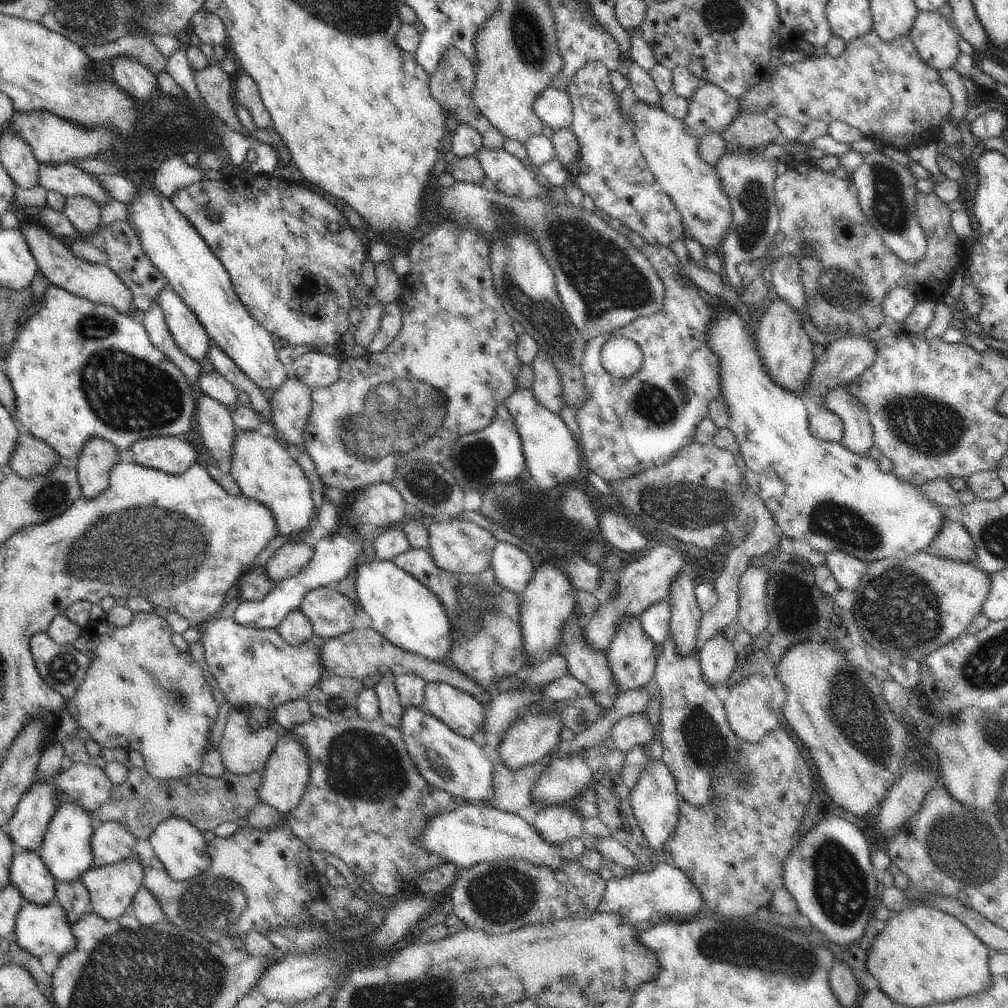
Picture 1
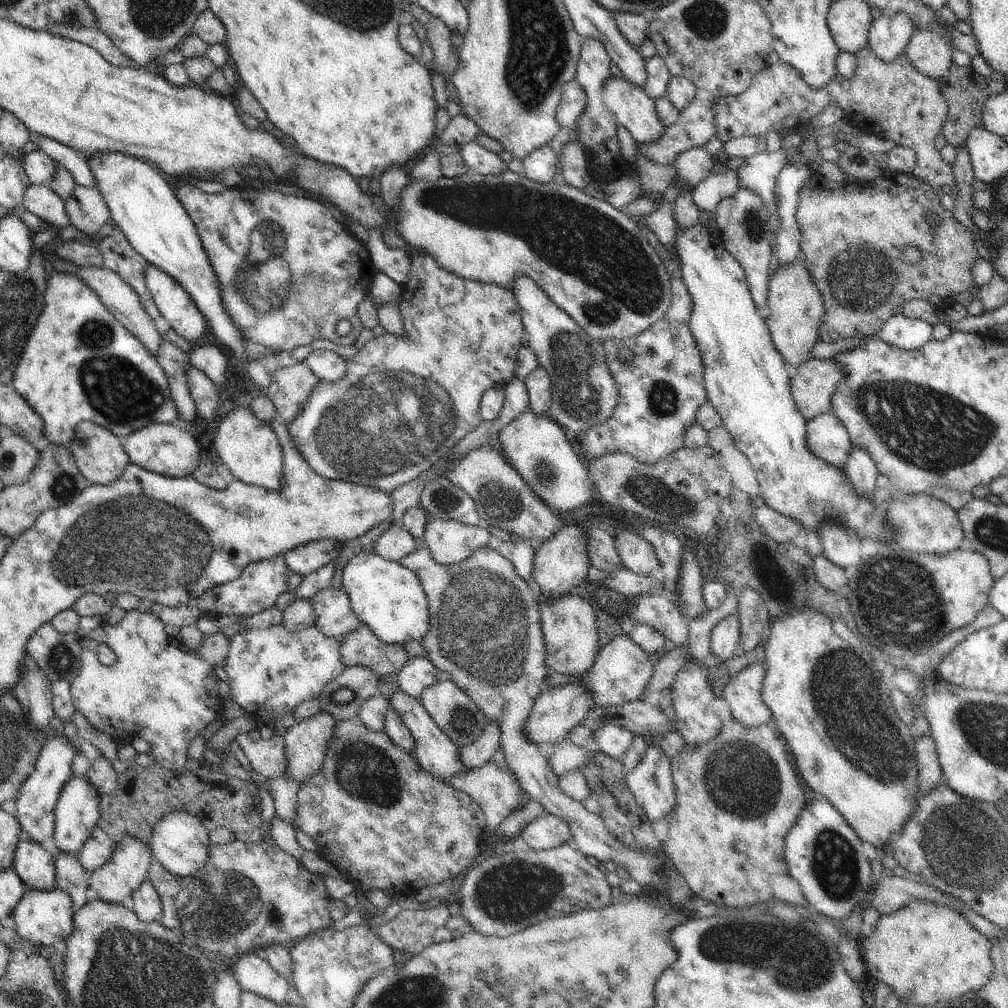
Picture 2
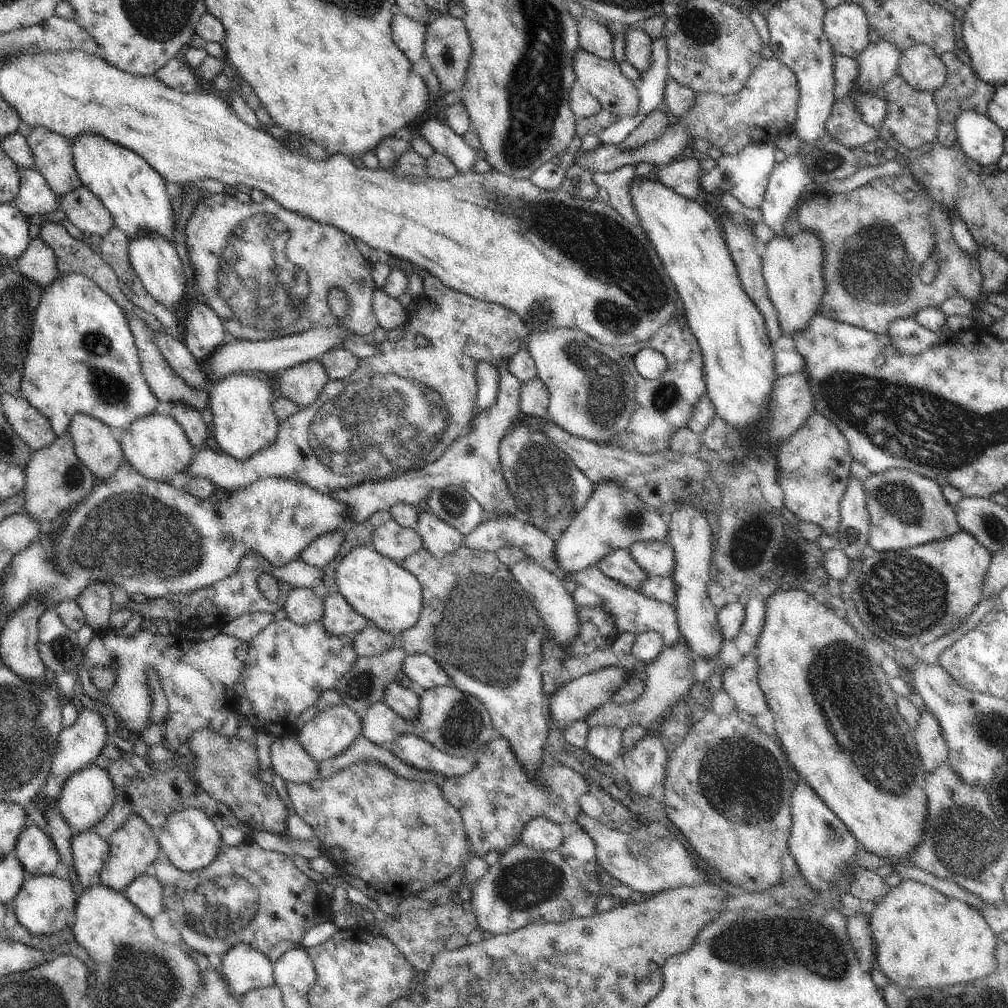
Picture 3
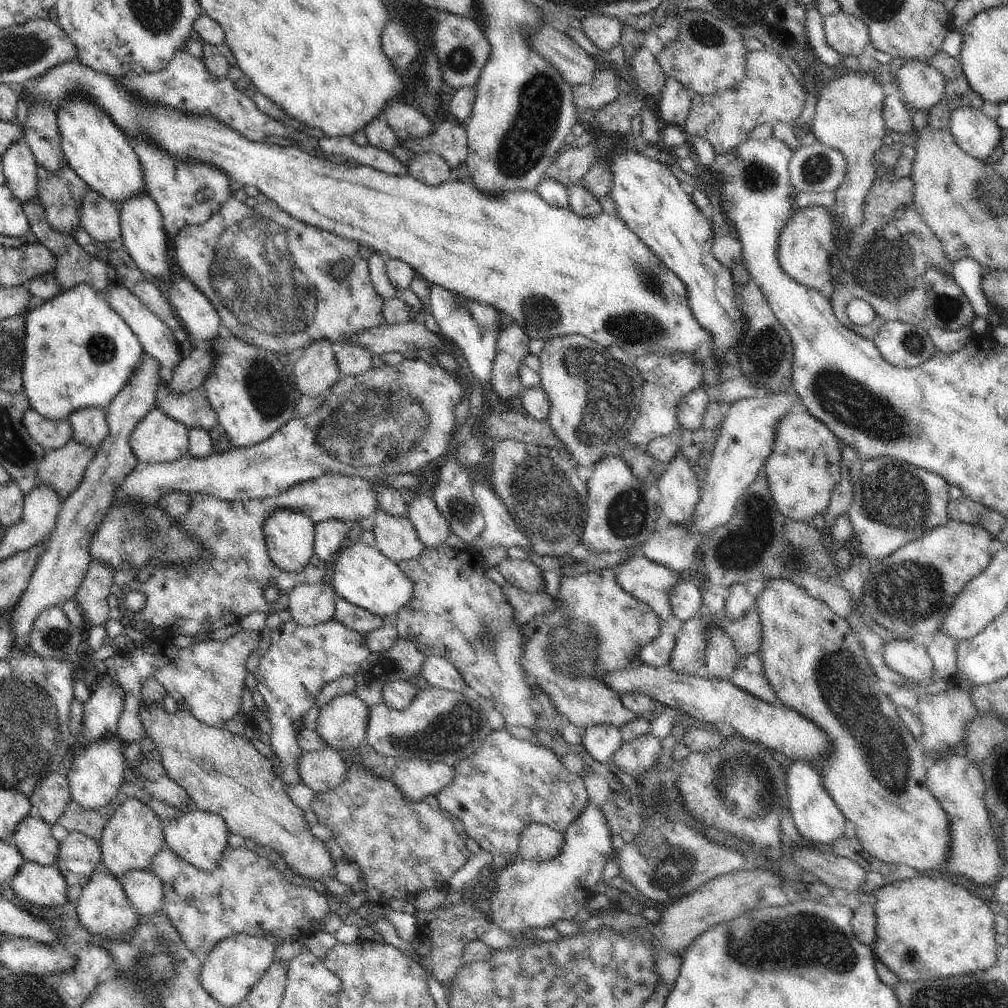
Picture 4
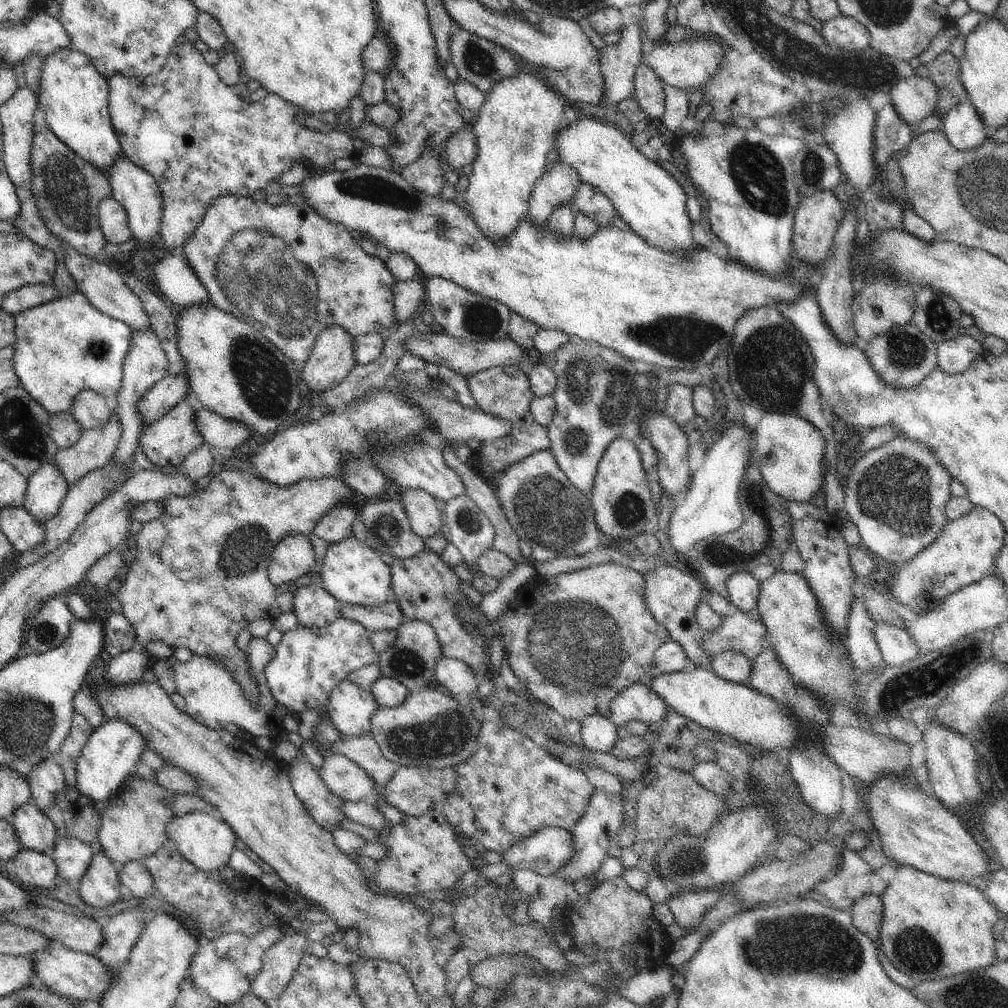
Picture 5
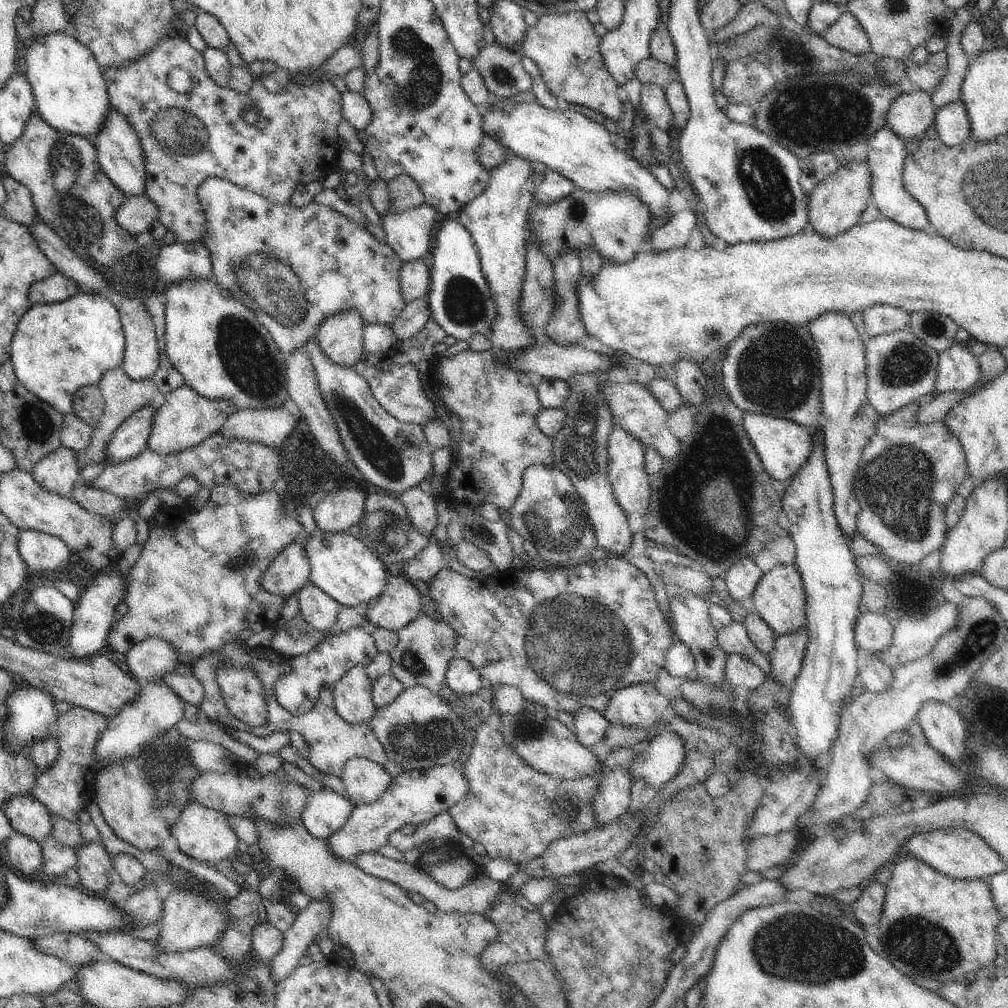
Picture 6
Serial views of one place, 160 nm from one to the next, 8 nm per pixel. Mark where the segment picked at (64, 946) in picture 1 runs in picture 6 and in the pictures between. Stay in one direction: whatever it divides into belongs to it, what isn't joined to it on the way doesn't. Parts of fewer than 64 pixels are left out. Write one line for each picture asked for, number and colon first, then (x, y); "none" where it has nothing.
2: (43, 917)
3: (45, 905)
4: (44, 887)
5: (34, 869)
6: (25, 853)

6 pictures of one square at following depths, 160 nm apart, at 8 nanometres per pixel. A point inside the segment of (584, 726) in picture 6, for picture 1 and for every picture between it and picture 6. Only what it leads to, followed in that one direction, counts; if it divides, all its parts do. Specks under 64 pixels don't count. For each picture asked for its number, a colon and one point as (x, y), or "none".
1: (636, 729)
2: (613, 740)
3: (605, 743)
4: (600, 741)
5: (599, 733)

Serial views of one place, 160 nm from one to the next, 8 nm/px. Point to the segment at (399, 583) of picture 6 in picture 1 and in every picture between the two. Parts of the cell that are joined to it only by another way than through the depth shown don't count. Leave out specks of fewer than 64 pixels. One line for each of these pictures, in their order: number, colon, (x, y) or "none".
1: (331, 614)
2: (335, 618)
3: (340, 618)
4: (362, 621)
5: (389, 616)

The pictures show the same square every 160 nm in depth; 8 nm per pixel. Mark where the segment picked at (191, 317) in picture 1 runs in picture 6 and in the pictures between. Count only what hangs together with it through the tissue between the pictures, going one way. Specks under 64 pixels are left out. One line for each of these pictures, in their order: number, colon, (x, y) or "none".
2: (178, 312)
3: (153, 258)
4: (142, 231)
5: (136, 191)
6: (120, 154)

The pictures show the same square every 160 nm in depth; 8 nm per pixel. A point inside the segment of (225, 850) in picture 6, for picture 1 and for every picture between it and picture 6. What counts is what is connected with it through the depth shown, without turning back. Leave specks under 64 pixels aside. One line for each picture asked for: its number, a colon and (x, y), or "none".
1: (180, 846)
2: (179, 842)
3: (189, 838)
4: (200, 837)
5: (207, 842)

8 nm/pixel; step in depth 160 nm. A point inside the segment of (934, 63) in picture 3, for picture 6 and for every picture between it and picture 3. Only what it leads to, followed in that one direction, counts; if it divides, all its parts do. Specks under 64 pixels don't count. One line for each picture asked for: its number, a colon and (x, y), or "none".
4: (921, 86)
5: (915, 98)
6: (911, 115)

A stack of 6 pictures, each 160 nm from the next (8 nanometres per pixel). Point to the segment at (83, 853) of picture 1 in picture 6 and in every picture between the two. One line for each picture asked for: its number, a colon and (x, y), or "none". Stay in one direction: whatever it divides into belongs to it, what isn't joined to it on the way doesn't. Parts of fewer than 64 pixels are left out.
2: (76, 814)
3: (88, 794)
4: (97, 773)
5: (113, 753)
6: (156, 708)

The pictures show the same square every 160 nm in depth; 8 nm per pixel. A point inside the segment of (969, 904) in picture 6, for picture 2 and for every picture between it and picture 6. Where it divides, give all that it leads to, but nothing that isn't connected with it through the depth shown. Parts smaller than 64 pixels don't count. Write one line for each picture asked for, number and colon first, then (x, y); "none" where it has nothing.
2: (928, 953)
3: (923, 939)
4: (926, 929)
5: (931, 928)

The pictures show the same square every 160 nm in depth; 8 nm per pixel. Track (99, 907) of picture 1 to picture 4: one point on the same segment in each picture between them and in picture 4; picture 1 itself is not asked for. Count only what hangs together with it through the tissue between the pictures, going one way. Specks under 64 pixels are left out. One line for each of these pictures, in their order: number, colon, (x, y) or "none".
2: (115, 882)
3: (134, 846)
4: (133, 835)

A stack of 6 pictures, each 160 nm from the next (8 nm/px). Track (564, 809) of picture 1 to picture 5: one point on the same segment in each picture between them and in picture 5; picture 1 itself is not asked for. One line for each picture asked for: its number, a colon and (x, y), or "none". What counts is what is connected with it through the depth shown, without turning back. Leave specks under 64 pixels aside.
2: (546, 832)
3: (541, 834)
4: (539, 842)
5: (548, 850)

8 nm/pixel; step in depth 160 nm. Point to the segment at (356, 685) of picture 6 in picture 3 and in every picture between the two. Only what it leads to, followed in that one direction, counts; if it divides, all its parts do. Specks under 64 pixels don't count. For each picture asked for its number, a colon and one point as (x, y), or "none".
3: (331, 731)
4: (342, 723)
5: (350, 708)

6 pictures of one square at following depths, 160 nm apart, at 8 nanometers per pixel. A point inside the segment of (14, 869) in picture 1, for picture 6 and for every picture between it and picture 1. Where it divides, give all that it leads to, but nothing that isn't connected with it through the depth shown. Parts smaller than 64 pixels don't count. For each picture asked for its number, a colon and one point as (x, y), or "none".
2: (36, 868)
3: (37, 852)
4: (33, 838)
5: (35, 831)
6: (27, 815)

